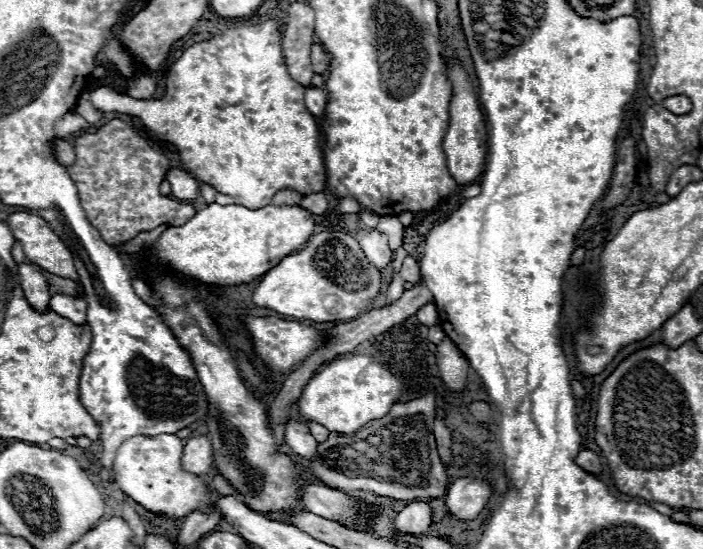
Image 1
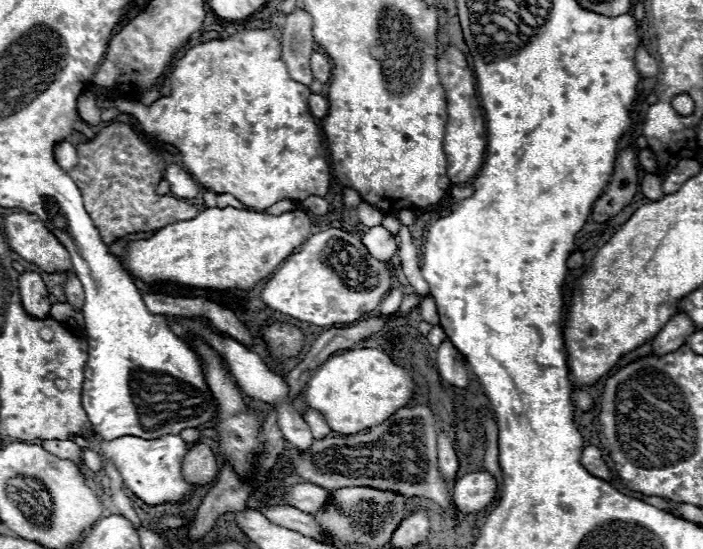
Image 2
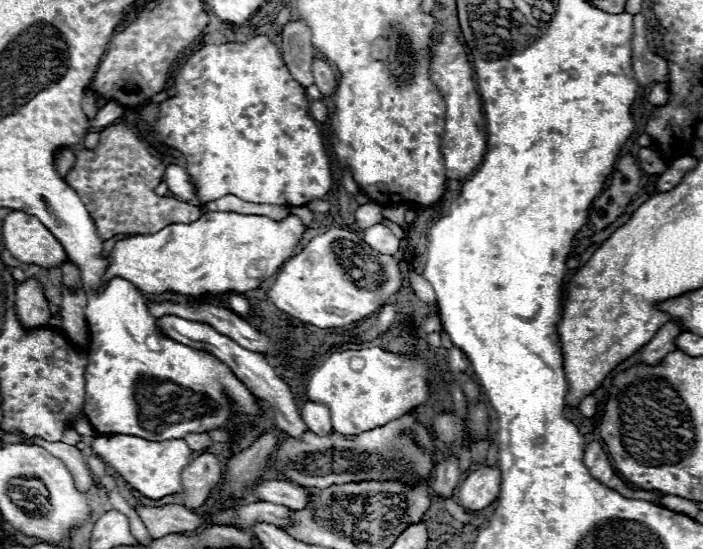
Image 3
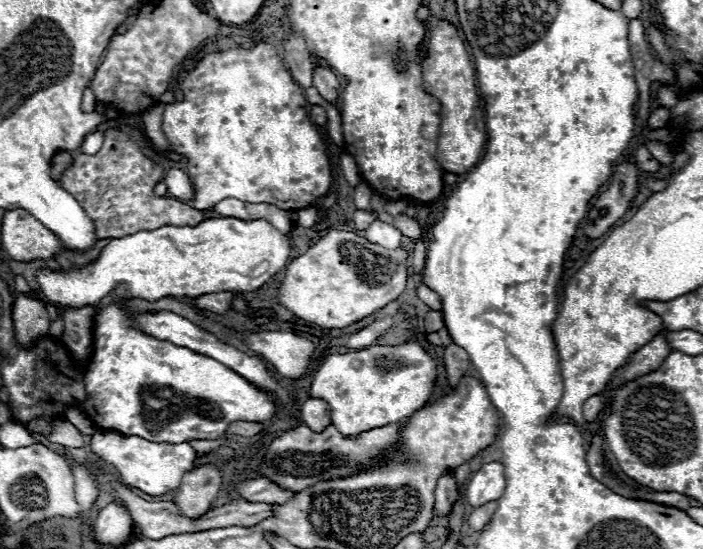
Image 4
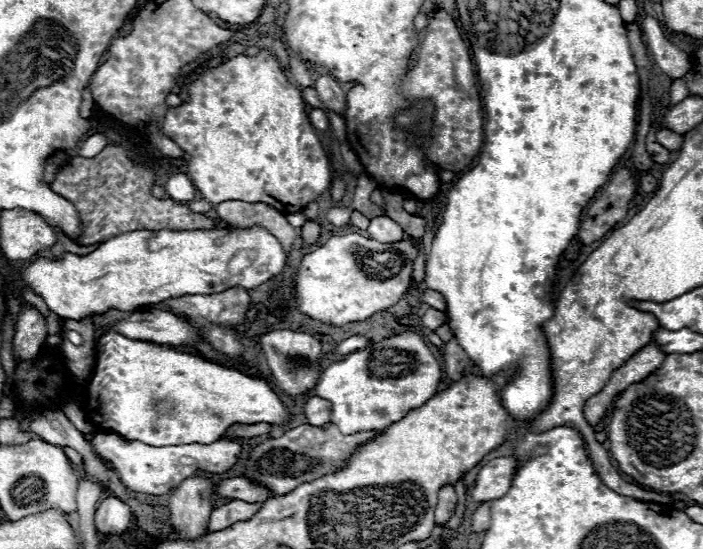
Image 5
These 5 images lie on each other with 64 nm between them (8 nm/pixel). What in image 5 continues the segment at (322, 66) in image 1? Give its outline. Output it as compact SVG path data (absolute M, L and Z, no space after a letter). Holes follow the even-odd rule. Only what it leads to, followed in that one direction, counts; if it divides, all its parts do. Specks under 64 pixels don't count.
M330 74L318 76L318 80L314 82L314 88L316 88L320 100L322 100L330 110L334 110L336 114L344 116L346 94L344 94L344 90L340 88L340 84L338 84Z

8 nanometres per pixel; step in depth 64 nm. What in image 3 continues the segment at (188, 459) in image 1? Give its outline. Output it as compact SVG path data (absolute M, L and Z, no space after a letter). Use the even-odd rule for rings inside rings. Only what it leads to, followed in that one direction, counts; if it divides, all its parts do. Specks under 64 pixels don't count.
M208 450L194 454L188 466L182 470L186 508L200 508L210 496L210 490L220 482L220 478L222 470L214 454L210 454Z

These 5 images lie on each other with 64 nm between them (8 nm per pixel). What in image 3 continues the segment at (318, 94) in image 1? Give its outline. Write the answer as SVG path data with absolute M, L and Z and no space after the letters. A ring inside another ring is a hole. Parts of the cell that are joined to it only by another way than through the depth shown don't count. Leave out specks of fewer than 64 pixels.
M314 100L314 102L310 102L310 114L312 114L312 118L314 118L314 120L324 122L324 120L328 118L328 108L326 108L326 104L324 104L324 102Z

